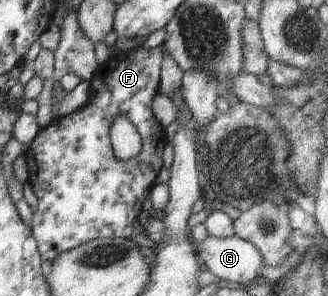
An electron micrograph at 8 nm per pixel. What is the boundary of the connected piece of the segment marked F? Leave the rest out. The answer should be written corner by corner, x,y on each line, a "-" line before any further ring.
161,46
156,48
140,48
134,47
132,50
120,51
115,55
109,57
105,62
101,63
97,70
94,72
93,78
90,81
90,96
89,101
82,108
78,108
76,111
69,113
65,116
59,116
50,122
46,127
39,130
36,137
29,143
28,149
23,152
23,156
26,159
26,165
29,173
28,183
32,186
36,197
38,197
38,209
36,213
33,214
33,220
30,224
31,232
36,238
39,254
41,255
42,261
52,261
55,260
59,253
73,250
77,245
82,245
84,242
89,242
90,240
96,238
132,238
132,231
134,227
132,222
137,220
139,212
142,211
142,203
147,197
147,193
158,177
159,171
162,169
162,157
138,157
138,159
122,158
118,159
114,155
111,139
109,136
109,129
112,125
112,121
118,116
126,116
132,125
136,127
138,133
141,135
141,143
143,144
144,151
150,155
152,151
156,153
158,147
164,147
167,145
167,140
165,136
164,126
156,119
156,116
152,113
151,105
154,96
159,92
159,81
161,76
161,65
163,62
163,49

